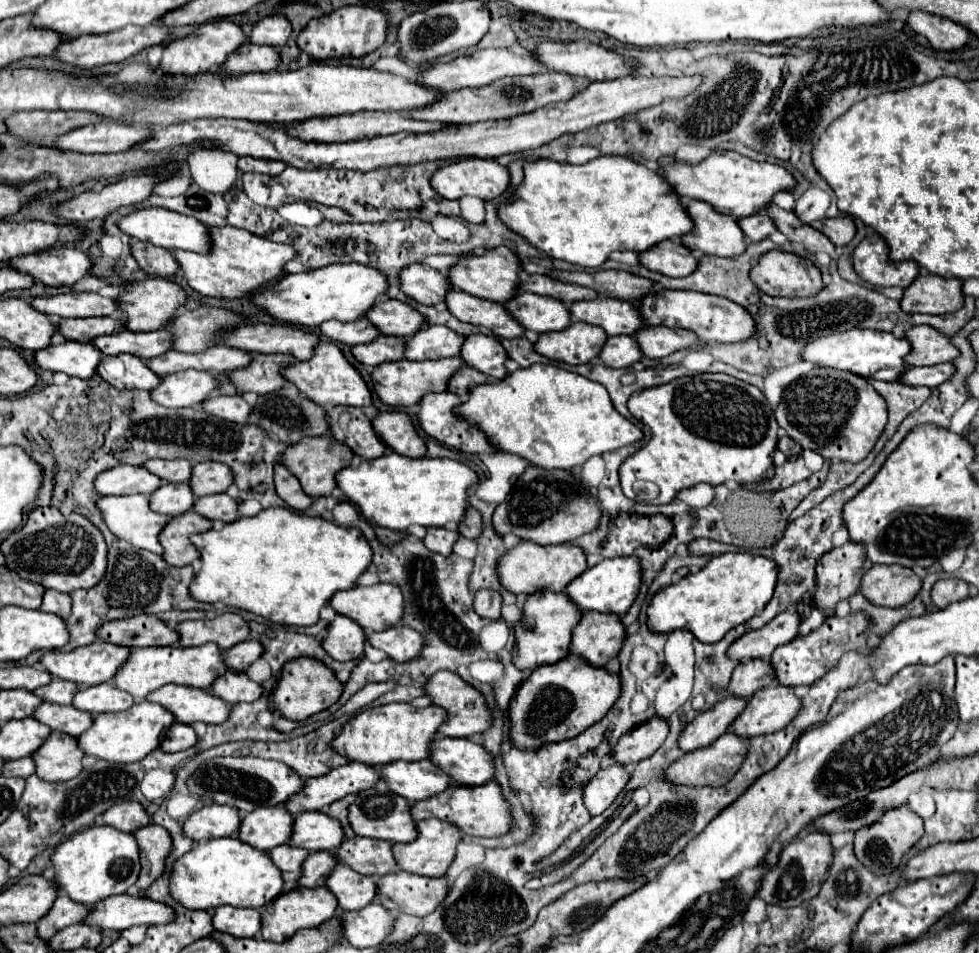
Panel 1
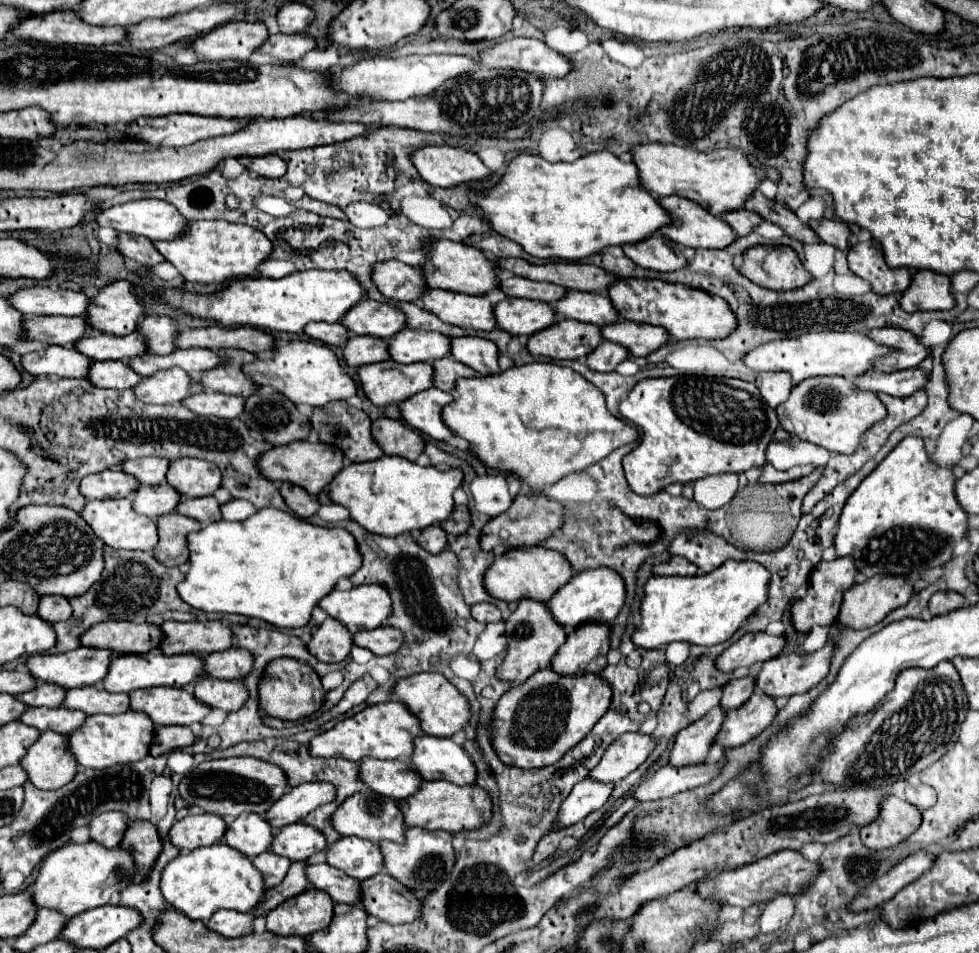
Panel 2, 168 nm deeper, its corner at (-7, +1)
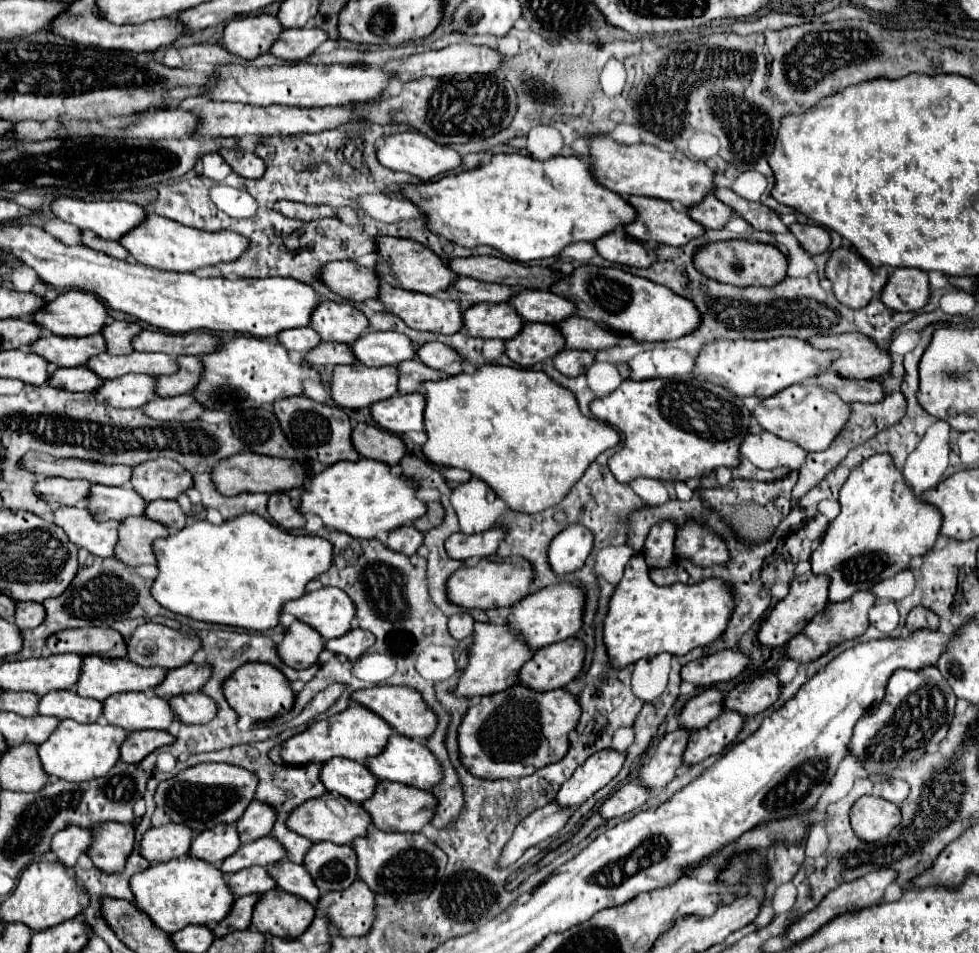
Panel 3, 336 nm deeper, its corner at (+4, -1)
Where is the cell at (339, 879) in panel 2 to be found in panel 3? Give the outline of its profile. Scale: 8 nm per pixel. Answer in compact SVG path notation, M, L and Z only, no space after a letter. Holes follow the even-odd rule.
M281 859L273 865L269 865L267 871L273 877L275 885L279 885L283 891L297 895L297 897L309 901L311 905L317 903L319 889L313 885L313 879L309 877L309 873L305 873L305 869L301 869L301 865L293 865L291 861Z

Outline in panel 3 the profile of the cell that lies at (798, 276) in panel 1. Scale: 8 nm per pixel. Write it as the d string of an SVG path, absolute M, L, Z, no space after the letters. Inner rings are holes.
M731 239L731 241L717 241L707 243L697 249L693 255L695 269L705 277L717 279L719 283L729 283L737 287L751 287L751 285L765 285L771 287L785 279L787 275L787 259L775 245L753 243L745 239Z

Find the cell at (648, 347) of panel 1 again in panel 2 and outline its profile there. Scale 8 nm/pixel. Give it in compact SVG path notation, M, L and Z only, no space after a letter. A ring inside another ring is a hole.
M620 321L602 327L602 337L628 347L634 357L646 357L658 351L662 345L670 343L670 333L664 327L640 325L632 321Z

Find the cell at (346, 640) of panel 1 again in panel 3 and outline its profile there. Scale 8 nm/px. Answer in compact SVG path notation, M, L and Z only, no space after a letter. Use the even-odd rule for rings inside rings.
M293 621L285 631L283 641L277 645L281 661L293 669L307 669L317 663L319 653L323 651L323 637L301 621Z

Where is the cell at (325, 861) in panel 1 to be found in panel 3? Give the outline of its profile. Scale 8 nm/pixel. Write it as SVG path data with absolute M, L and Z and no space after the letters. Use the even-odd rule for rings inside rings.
M249 895L249 897L239 897L233 901L233 907L227 917L223 917L217 925L211 925L215 937L225 937L231 931L243 931L251 925L251 913L257 903L259 895Z

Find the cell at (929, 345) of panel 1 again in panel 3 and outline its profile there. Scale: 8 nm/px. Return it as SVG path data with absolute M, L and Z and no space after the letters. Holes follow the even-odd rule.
M857 333L811 337L809 345L815 349L839 351L831 369L845 379L875 379L881 373L887 373L891 365L889 351L879 349L873 341Z

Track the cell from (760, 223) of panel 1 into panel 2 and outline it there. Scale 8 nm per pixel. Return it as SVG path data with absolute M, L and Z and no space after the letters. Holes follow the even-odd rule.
M740 209L740 211L730 211L728 215L722 215L722 219L726 223L730 223L730 227L742 237L754 231L754 227L758 227L764 219L760 215L756 215L754 211L748 209Z

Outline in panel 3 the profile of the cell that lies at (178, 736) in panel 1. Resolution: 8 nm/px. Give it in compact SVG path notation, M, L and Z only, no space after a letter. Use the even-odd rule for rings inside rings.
M133 731L121 743L119 759L123 763L139 763L151 751L171 745L173 741L175 741L175 737L169 735L167 731Z

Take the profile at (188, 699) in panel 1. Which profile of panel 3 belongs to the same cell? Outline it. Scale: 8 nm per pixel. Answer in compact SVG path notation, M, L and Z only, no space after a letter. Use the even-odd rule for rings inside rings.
M117 693L103 701L103 713L109 725L121 727L125 731L141 731L141 729L167 729L173 723L173 715L169 713L167 701L161 697L153 697L153 693Z

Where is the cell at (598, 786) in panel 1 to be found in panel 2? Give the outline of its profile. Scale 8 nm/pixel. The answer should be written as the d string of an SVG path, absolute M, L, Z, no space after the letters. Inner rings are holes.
M590 777L584 779L584 781L580 781L572 789L572 793L568 795L568 799L564 799L564 803L560 807L560 815L558 815L560 825L568 827L568 825L584 819L592 811L600 809L610 799L612 791L614 791L612 783L594 781Z

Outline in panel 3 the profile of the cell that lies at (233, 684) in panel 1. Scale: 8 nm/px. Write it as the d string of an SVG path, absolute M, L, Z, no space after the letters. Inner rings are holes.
M199 691L173 697L169 707L175 713L177 721L183 725L203 725L217 715L217 705L213 705L213 699L203 697Z

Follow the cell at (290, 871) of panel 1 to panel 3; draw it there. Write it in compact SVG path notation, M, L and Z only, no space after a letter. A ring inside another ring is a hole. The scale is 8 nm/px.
M249 867L241 869L233 875L227 875L227 887L233 893L233 897L245 897L245 895L257 895L273 889L273 881L269 873L263 867Z

